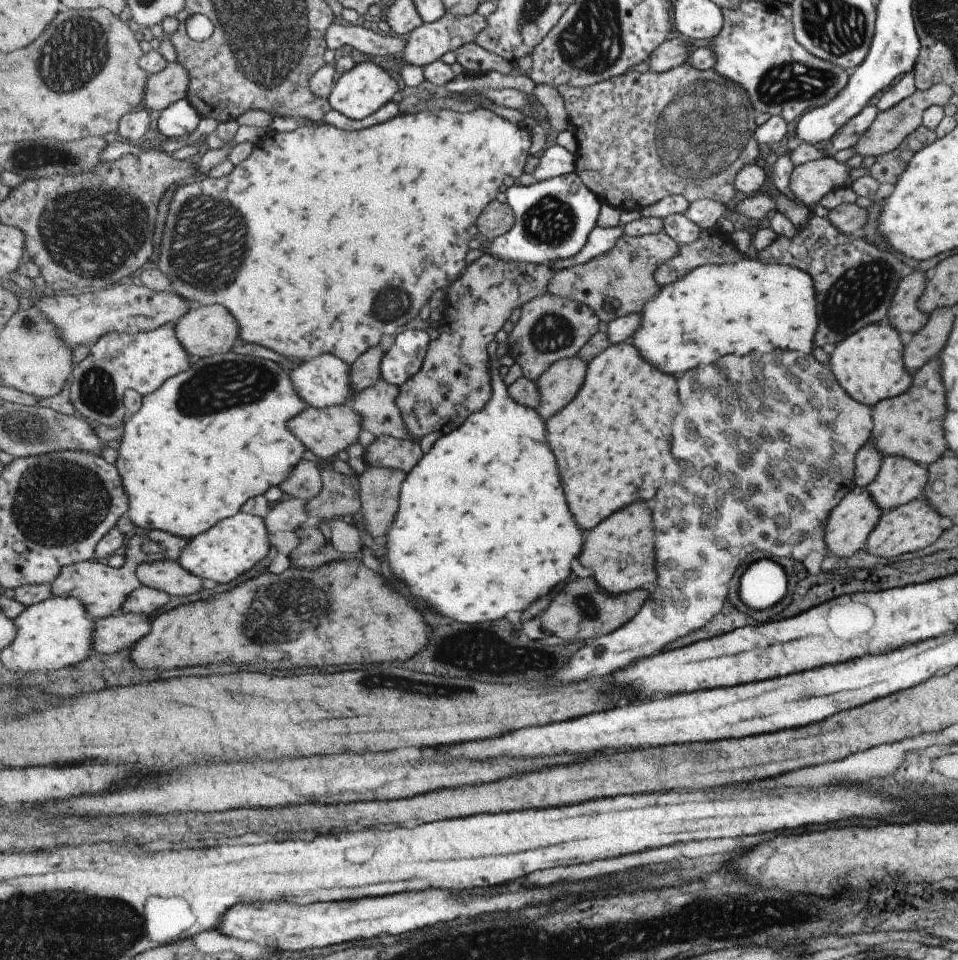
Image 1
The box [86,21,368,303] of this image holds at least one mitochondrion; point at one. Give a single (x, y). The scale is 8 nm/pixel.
(206, 231)

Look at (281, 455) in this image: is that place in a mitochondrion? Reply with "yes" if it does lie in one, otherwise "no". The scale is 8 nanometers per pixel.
no

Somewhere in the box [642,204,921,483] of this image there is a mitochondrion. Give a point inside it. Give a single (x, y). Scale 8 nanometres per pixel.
(864, 290)

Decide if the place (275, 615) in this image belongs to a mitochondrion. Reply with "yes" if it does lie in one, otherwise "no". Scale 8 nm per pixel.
yes

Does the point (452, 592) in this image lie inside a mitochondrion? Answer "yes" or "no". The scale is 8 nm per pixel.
no

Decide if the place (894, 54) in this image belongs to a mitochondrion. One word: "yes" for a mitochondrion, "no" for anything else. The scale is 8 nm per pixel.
no

